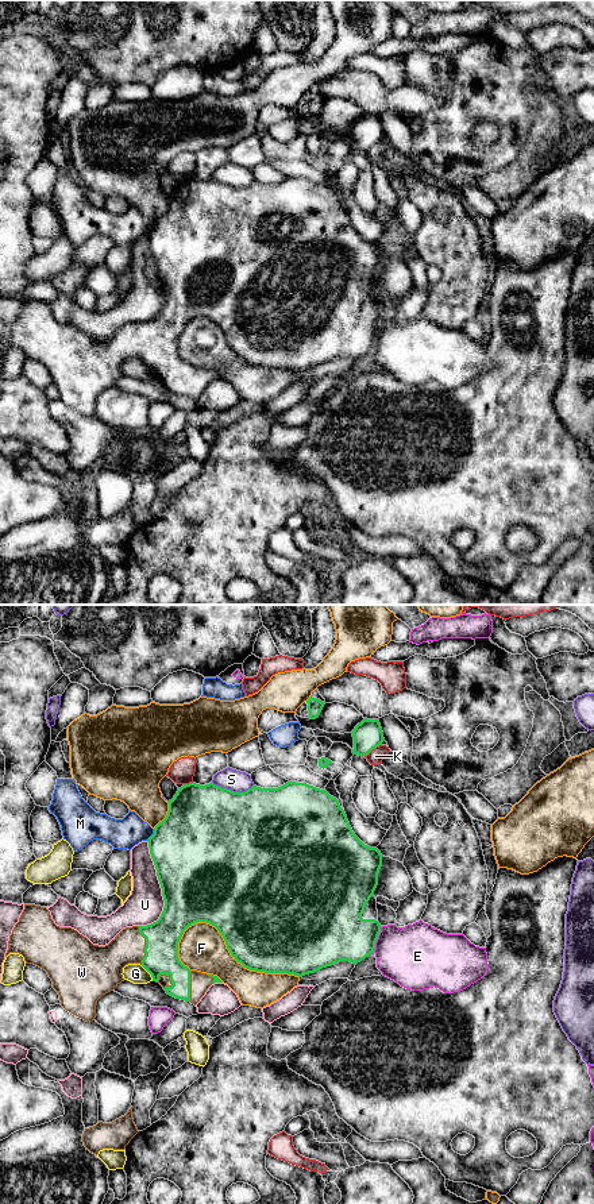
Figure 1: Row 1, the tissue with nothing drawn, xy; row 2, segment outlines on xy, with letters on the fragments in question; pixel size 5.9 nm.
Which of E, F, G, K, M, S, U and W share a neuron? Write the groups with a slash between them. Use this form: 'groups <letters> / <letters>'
groups E / F / G / K / M / S / U / W

